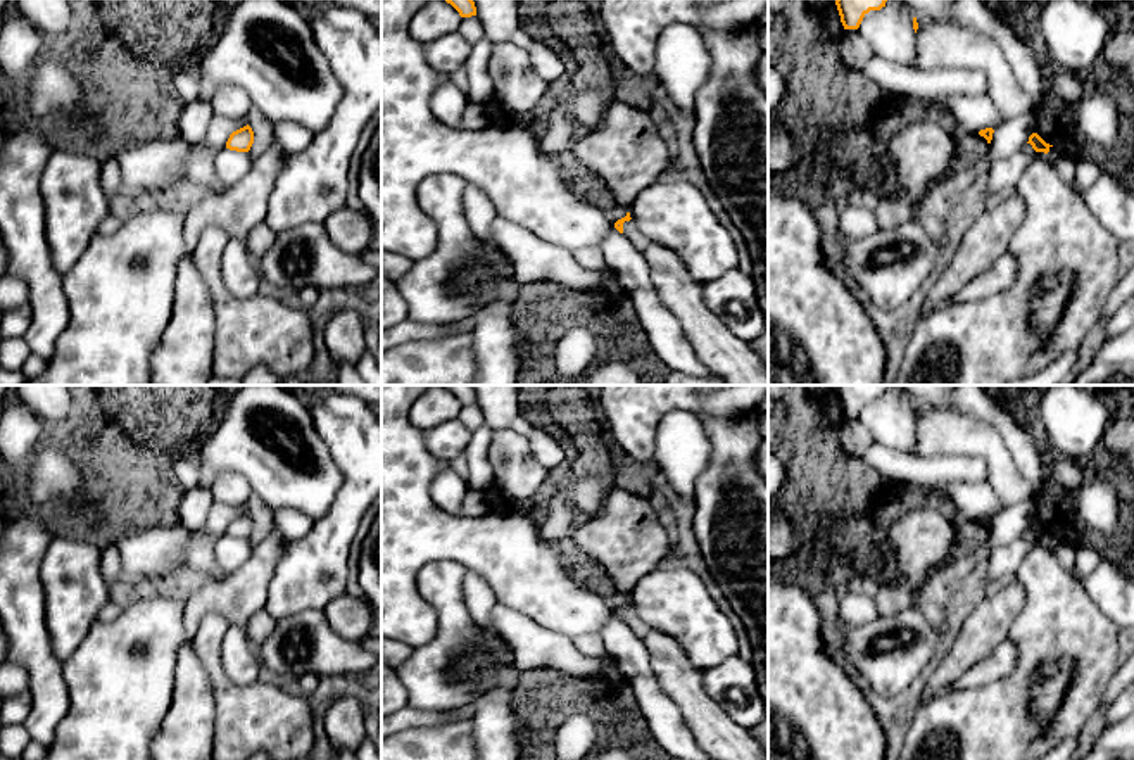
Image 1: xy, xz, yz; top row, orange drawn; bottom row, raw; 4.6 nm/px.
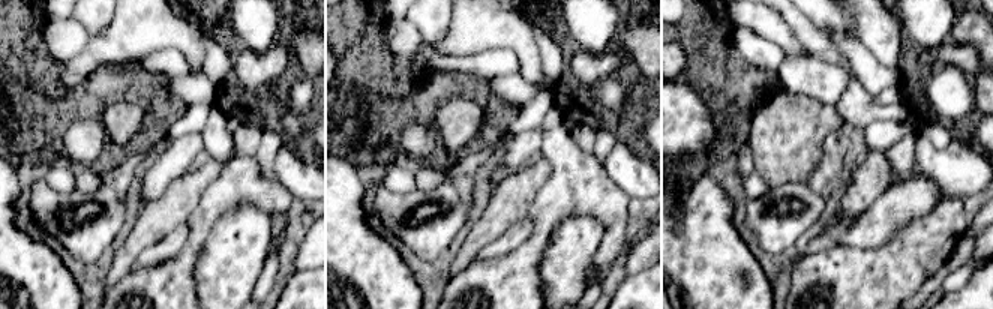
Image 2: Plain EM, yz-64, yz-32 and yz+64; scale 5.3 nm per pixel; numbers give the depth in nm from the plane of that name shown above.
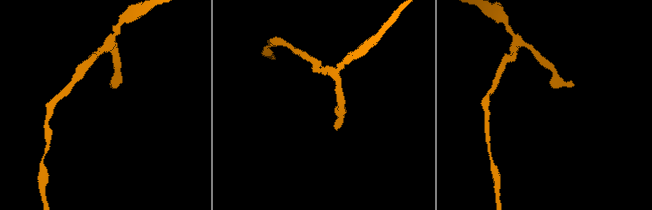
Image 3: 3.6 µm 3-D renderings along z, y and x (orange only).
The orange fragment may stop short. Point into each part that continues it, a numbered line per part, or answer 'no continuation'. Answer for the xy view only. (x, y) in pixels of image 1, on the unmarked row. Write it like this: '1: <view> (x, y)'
no continuation

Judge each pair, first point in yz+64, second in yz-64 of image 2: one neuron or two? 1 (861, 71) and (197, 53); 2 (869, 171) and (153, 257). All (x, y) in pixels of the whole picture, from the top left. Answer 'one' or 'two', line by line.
1: one
2: two

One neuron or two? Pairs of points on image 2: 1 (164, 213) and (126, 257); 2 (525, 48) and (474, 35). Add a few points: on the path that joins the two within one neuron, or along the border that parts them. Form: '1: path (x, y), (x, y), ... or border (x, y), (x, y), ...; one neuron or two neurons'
1: path (155, 224), (132, 246); one neuron
2: path (513, 36), (486, 35); one neuron

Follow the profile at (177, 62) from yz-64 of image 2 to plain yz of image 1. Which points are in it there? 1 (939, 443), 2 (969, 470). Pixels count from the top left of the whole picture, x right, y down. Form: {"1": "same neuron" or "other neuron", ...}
{"1": "other neuron", "2": "same neuron"}

